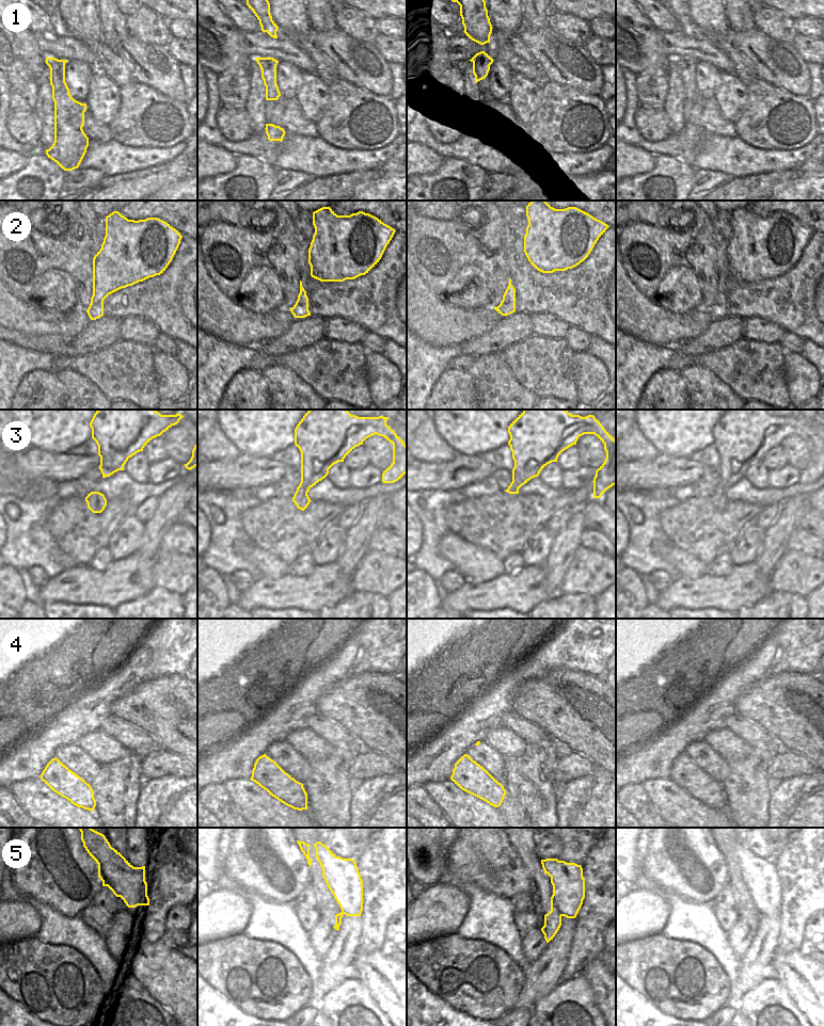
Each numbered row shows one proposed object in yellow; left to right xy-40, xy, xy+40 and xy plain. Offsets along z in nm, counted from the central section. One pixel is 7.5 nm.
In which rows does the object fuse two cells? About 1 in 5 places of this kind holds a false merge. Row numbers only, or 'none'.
5

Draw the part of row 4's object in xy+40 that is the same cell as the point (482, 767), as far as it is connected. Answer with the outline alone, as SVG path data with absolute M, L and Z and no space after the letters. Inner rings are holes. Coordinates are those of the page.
M468 754L457 760L450 780L462 790L494 807L502 804L507 793L504 786Z

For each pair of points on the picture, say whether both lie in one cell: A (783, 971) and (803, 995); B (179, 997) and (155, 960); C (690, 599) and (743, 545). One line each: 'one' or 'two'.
A: one
B: one
C: two

